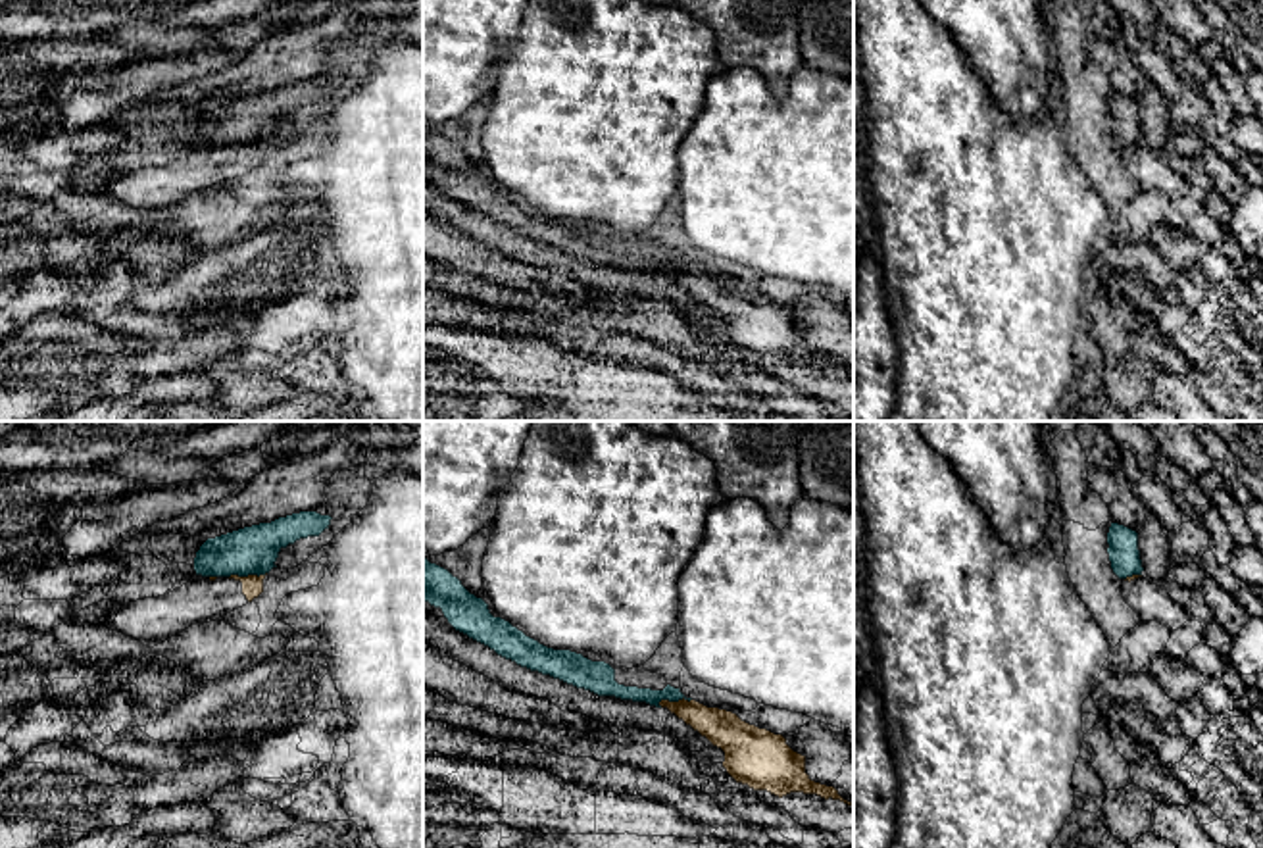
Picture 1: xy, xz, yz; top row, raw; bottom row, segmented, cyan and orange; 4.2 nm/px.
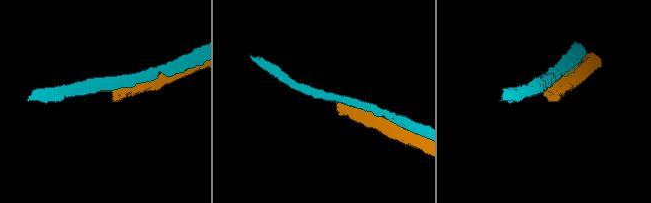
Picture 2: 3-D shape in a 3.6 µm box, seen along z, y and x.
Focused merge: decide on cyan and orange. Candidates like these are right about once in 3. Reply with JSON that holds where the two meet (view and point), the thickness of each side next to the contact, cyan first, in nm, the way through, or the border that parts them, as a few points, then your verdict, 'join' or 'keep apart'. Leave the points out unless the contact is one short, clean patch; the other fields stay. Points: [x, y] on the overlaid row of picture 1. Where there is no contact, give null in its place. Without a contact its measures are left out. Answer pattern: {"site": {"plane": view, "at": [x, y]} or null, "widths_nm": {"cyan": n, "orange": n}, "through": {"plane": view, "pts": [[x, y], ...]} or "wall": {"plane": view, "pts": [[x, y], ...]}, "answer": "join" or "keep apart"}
{"site": {"plane": "xy", "at": [247, 575]}, "widths_nm": {"cyan": 200, "orange": 90}, "answer": "keep apart"}

